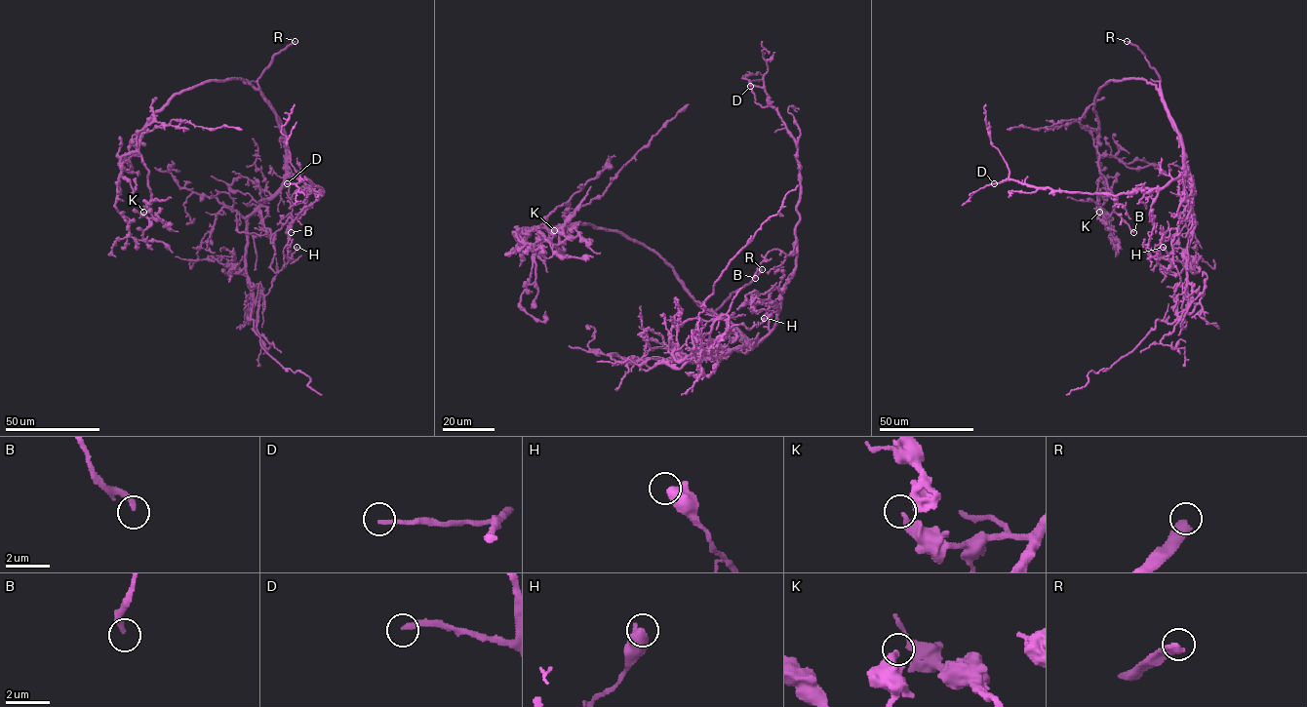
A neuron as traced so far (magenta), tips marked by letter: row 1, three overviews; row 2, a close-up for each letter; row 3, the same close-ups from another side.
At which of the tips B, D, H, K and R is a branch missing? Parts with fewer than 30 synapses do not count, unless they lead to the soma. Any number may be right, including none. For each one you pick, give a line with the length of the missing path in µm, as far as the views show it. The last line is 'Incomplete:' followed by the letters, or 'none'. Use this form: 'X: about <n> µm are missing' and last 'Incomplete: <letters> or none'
D: about 25 µm are missing
R: about 35 µm are missing
Incomplete: D, R

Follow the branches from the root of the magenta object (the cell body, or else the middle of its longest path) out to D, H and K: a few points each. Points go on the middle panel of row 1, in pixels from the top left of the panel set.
D: (744, 338), (756, 345), (775, 323), (780, 291), (795, 266), (800, 192), (797, 142), (766, 91), (750, 86)
H: (744, 338), (748, 348), (713, 356), (718, 341), (733, 333), (729, 329), (738, 324), (750, 329), (764, 318)
K: (744, 338), (704, 309), (643, 245), (589, 224), (546, 228), (560, 231), (562, 252), (551, 241), (554, 230)

